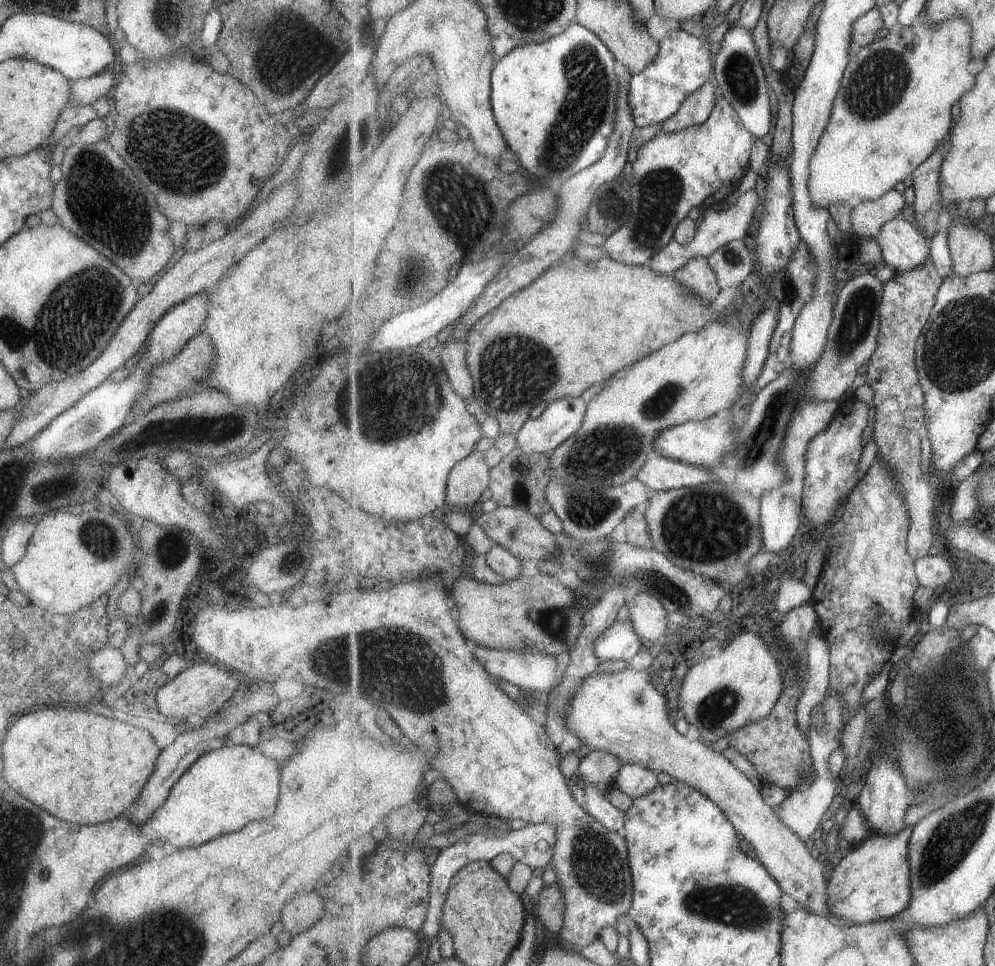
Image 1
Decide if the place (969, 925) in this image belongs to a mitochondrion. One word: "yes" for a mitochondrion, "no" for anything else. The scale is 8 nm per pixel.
no

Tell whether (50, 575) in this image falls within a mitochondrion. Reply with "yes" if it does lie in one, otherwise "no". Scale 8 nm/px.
no

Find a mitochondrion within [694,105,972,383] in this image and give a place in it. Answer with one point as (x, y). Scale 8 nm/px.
(860, 309)

